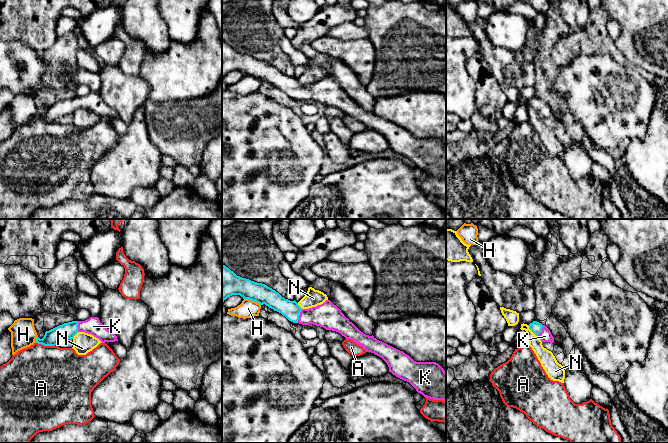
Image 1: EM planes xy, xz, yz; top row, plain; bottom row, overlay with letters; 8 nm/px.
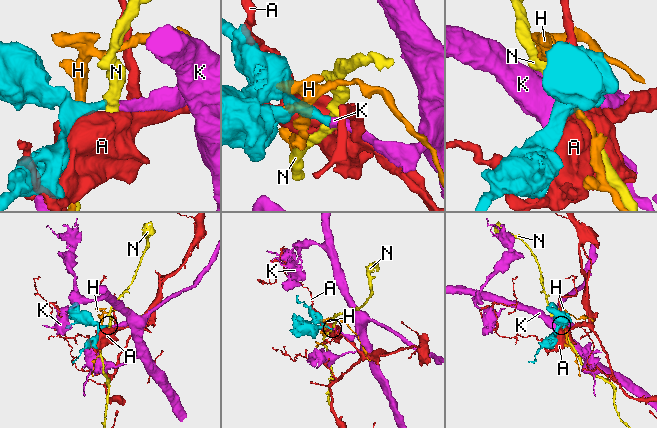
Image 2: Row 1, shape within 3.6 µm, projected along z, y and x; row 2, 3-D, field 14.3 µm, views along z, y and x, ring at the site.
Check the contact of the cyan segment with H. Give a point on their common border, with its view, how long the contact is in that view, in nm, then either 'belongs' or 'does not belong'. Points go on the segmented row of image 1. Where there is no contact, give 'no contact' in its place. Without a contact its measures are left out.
meets cyan in xz at (252, 300); contact 150 nm long; does not belong

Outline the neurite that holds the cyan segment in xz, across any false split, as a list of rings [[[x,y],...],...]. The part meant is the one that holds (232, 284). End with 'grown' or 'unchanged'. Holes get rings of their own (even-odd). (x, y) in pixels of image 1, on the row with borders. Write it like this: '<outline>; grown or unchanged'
[[[222,264],[222,303],[232,295],[265,304],[293,323],[313,324],[336,331],[367,352],[381,357],[387,363],[389,372],[409,382],[424,397],[446,402],[446,372],[438,363],[416,362],[403,351],[377,340],[373,335],[364,334],[330,300],[302,309],[295,300],[285,299],[265,284],[237,276]]]; grown

